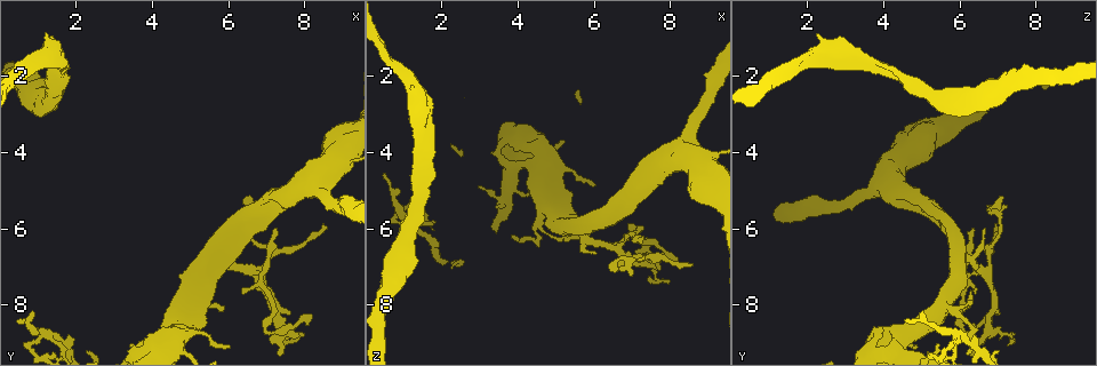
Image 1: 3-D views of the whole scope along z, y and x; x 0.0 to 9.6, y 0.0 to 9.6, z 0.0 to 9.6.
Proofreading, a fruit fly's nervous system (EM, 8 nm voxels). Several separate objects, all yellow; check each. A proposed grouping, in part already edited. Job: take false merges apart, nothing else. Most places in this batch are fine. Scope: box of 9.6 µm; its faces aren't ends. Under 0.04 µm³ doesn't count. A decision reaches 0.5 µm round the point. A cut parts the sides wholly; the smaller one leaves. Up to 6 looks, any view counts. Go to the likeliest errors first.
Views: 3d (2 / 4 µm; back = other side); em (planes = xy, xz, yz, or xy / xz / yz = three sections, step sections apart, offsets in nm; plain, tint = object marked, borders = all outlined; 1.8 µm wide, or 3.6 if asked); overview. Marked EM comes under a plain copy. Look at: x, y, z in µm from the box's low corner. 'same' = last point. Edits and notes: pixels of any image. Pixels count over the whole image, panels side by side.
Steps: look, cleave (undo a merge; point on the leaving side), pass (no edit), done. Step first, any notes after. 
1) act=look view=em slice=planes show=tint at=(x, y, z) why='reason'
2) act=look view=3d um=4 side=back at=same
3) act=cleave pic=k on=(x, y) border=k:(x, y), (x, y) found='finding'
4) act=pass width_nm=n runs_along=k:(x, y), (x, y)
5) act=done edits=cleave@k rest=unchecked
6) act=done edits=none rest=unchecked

act=look view=3d um=2 at=(1.45, 1.75, 2.25) why='closes a loop'

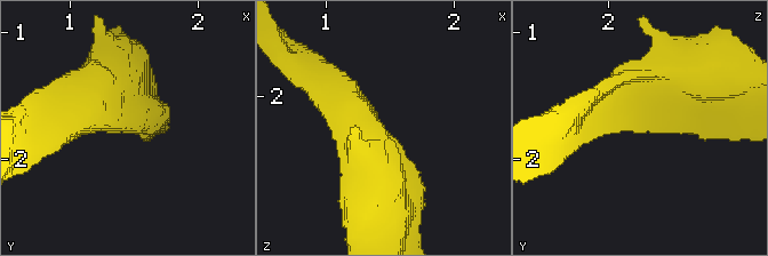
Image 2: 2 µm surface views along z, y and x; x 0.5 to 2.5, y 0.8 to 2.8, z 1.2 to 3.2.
act=look view=em slice=planes show=tint at=(1.40, 1.74, 2.24)

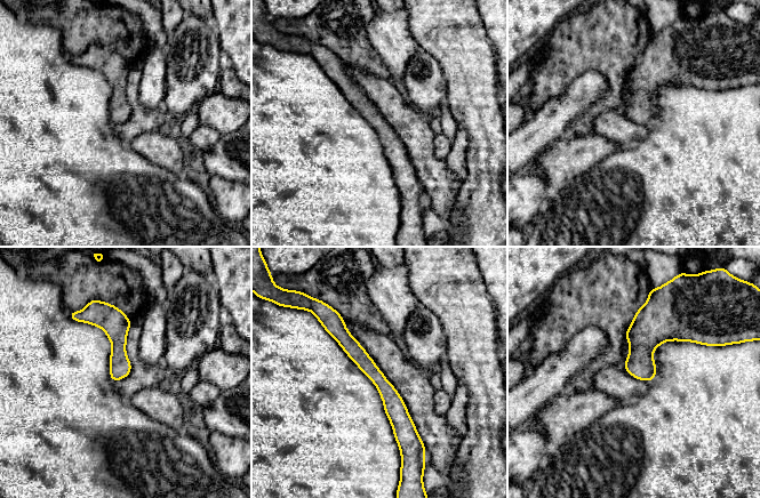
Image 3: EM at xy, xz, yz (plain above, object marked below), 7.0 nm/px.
act=pass runs_along=3:(340, 320), (391, 398), (404, 439) found='continuous, no second neuron'

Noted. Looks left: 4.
act=look view=em slice=xy step=16 show=tint at=(5.55, 6.50, 5.90) why='a fork'

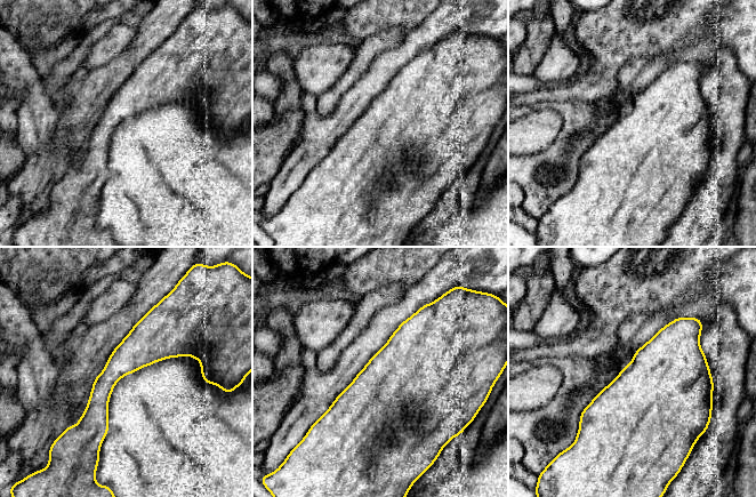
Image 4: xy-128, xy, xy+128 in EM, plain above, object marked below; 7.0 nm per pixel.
act=pass runs_along=4:(151, 314), (103, 384), (98, 435) found='continuous, no second neuron'

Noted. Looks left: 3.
act=look view=3d um=4 side=back at=(1.25, 8.70, 5.90) why='arms part here'

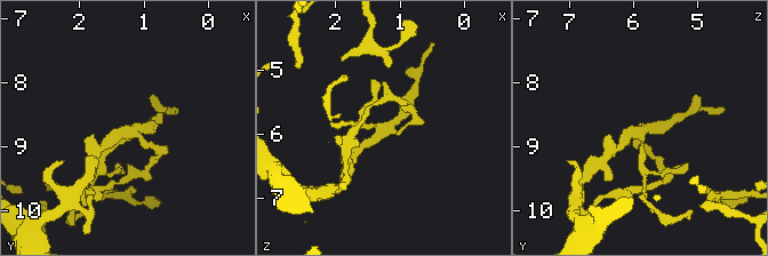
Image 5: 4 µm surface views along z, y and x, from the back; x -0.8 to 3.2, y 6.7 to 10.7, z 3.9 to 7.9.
act=look view=em slice=xy step=8 show=tint at=(1.20, 8.80, 5.95)

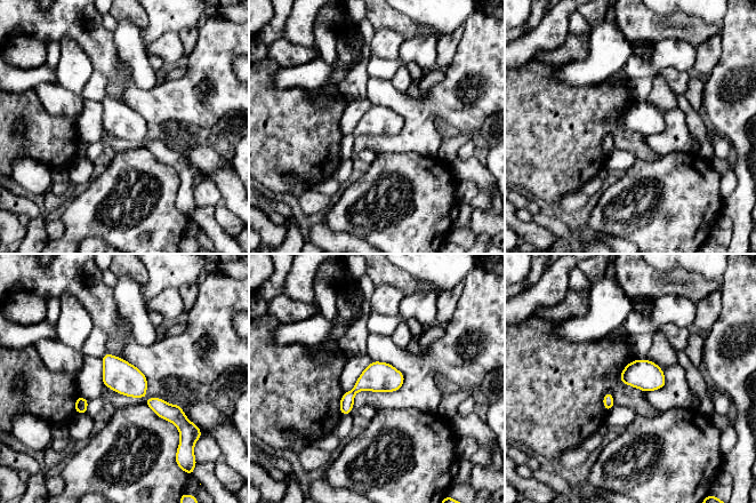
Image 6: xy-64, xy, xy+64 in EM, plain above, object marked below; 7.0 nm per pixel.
act=look view=em slice=xz step=16 show=tint at=same why='cut it another way'

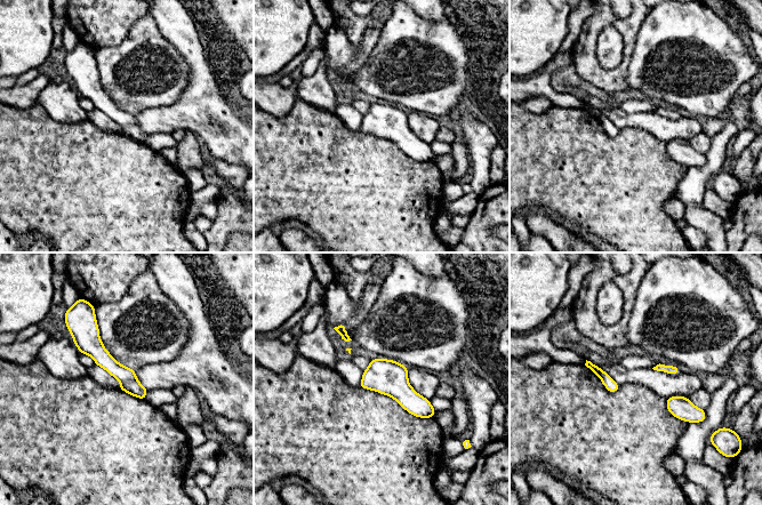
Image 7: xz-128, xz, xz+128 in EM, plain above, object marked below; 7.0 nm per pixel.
act=pass width_nm=130 runs_along=7:(93, 323), (93, 346), (142, 395) found='one neuron here'

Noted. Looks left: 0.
act=done edits=none rest=unchecked

